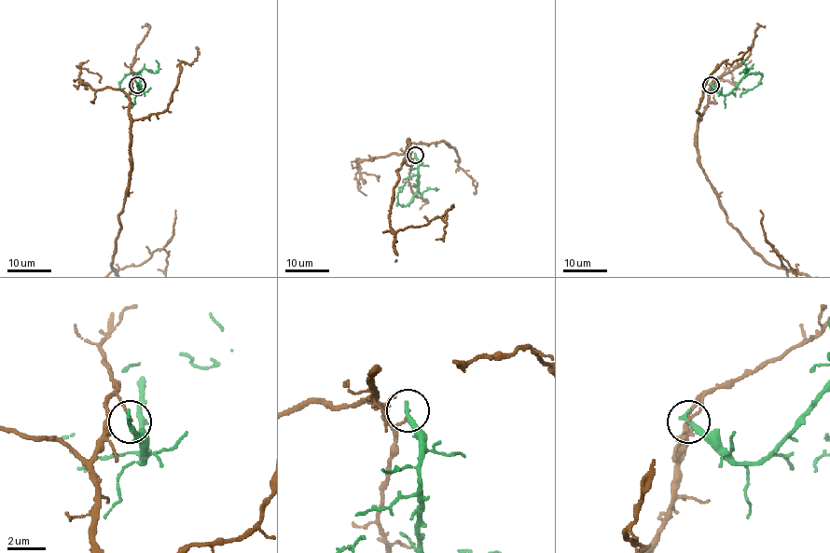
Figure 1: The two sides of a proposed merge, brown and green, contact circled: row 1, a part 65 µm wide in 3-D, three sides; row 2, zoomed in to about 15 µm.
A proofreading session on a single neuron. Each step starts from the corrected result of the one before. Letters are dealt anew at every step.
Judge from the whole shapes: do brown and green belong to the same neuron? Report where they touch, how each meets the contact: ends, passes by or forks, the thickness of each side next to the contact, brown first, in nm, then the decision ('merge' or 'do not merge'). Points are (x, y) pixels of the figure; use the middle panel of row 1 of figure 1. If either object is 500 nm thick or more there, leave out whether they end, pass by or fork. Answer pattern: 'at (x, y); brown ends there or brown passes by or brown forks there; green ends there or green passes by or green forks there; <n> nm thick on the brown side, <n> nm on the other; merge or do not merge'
at (415, 155); brown ends there; green ends there; 100 nm thick on the brown side, 300 nm on the other; do not merge

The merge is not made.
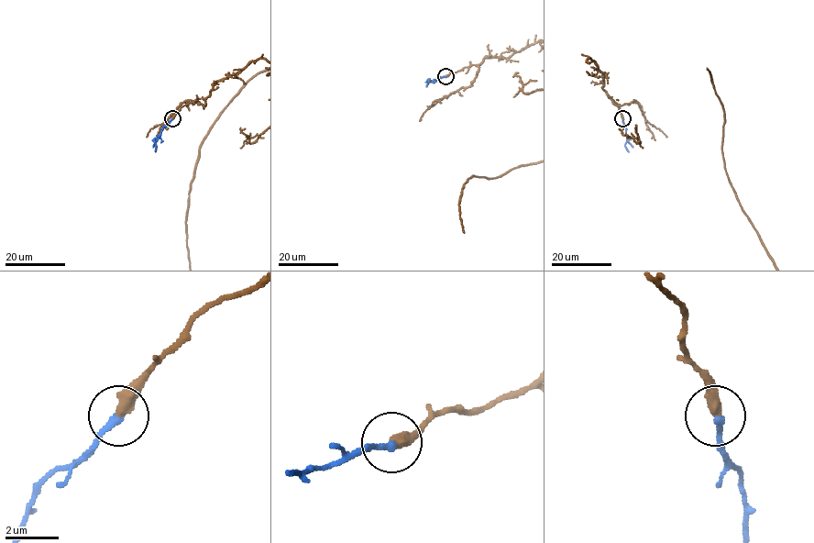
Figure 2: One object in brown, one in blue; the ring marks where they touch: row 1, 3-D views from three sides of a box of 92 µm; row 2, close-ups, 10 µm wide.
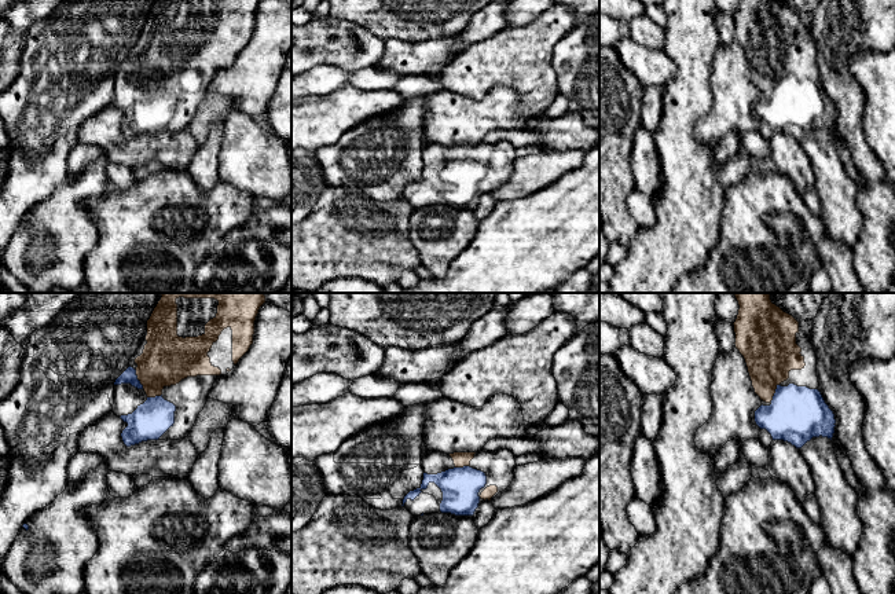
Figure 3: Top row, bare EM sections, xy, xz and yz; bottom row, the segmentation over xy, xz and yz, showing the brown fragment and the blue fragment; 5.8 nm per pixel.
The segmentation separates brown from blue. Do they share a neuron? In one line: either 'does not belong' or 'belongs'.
belongs

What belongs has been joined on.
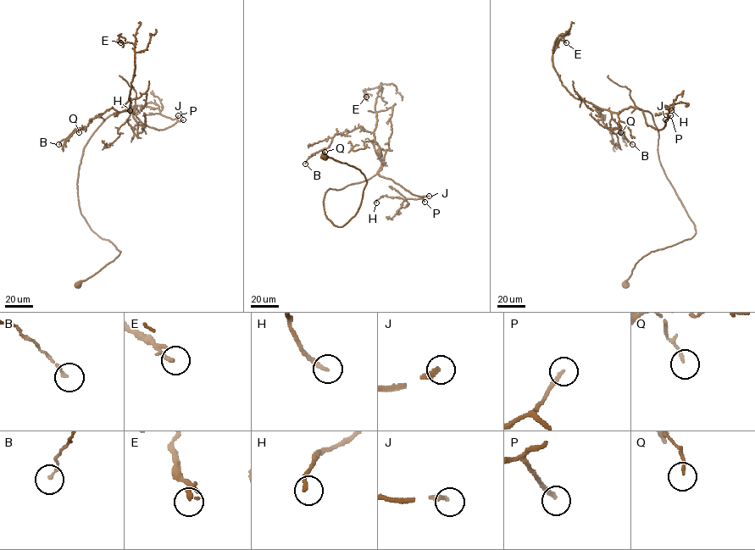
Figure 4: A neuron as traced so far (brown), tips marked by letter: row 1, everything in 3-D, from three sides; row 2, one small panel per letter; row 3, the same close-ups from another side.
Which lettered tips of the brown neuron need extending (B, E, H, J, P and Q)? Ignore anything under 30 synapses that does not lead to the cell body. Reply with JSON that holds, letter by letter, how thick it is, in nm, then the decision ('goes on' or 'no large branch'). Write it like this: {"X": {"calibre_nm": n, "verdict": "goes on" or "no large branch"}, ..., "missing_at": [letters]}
{"B": {"calibre_nm": 140, "verdict": "no large branch"}, "E": {"calibre_nm": 160, "verdict": "no large branch"}, "H": {"calibre_nm": 190, "verdict": "goes on"}, "J": {"calibre_nm": 240, "verdict": "goes on"}, "P": {"calibre_nm": 200, "verdict": "goes on"}, "Q": {"calibre_nm": 120, "verdict": "no large branch"}, "missing_at": ["H", "J", "P"]}

